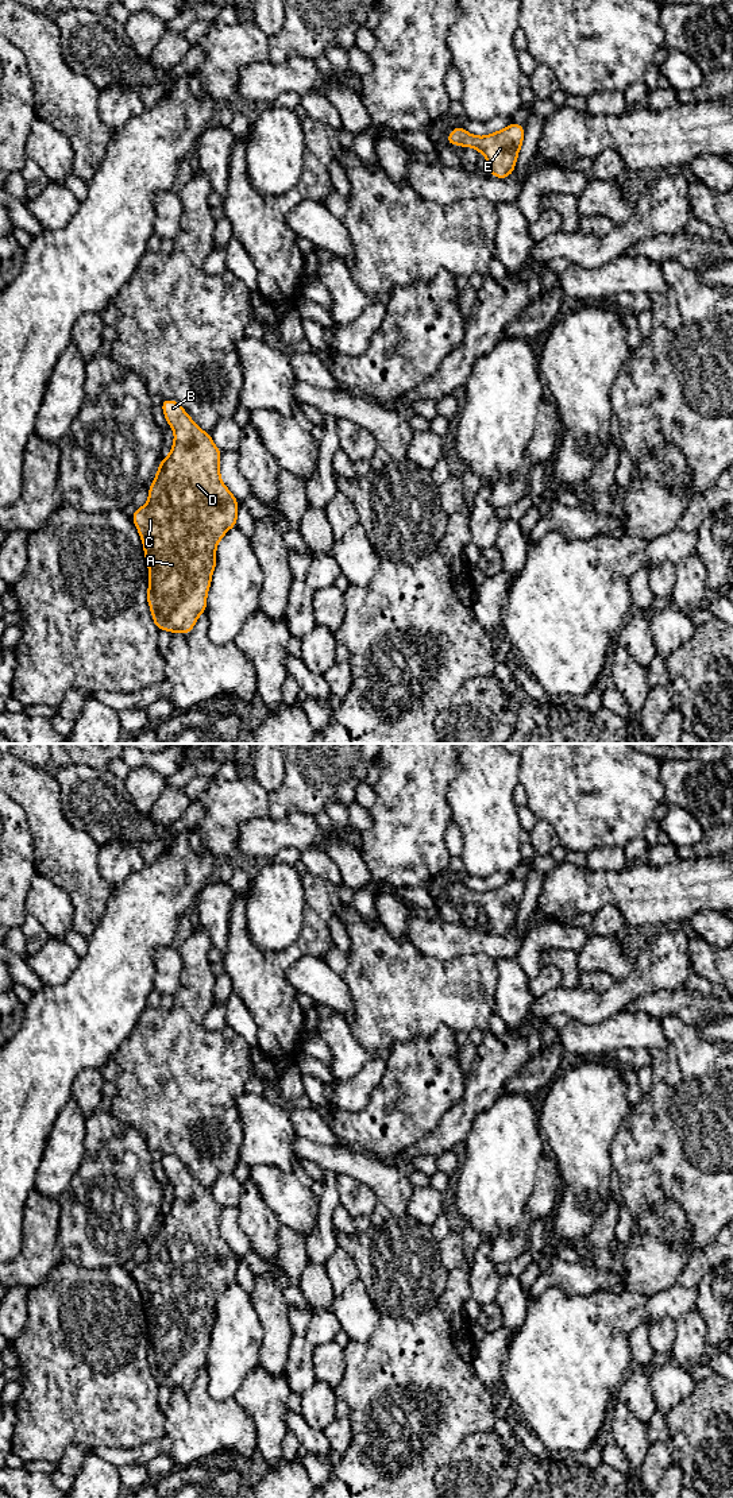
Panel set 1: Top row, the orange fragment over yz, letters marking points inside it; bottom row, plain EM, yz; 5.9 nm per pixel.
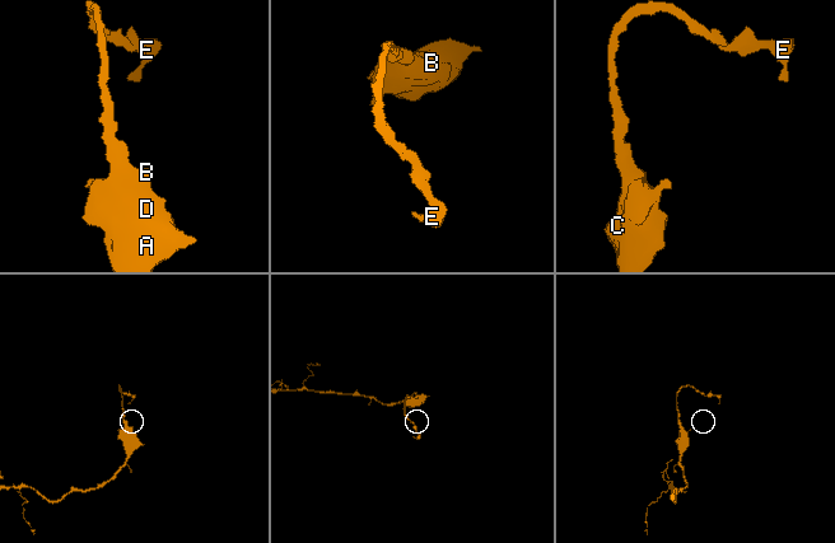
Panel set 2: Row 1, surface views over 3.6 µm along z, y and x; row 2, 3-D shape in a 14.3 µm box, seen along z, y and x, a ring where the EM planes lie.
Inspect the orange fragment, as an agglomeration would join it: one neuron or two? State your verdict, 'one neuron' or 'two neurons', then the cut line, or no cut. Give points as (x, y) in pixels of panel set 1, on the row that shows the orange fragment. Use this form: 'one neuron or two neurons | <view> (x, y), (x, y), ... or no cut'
one neuron | no cut

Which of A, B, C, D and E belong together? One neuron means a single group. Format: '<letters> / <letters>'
A B C D E

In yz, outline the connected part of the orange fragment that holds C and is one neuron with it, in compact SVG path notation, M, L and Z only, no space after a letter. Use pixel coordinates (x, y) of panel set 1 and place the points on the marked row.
M165 398L162 412L174 432L170 453L161 460L148 487L147 503L131 516L143 543L148 567L147 603L158 629L189 634L207 610L217 559L216 548L238 522L238 499L221 482L221 451L177 402Z

